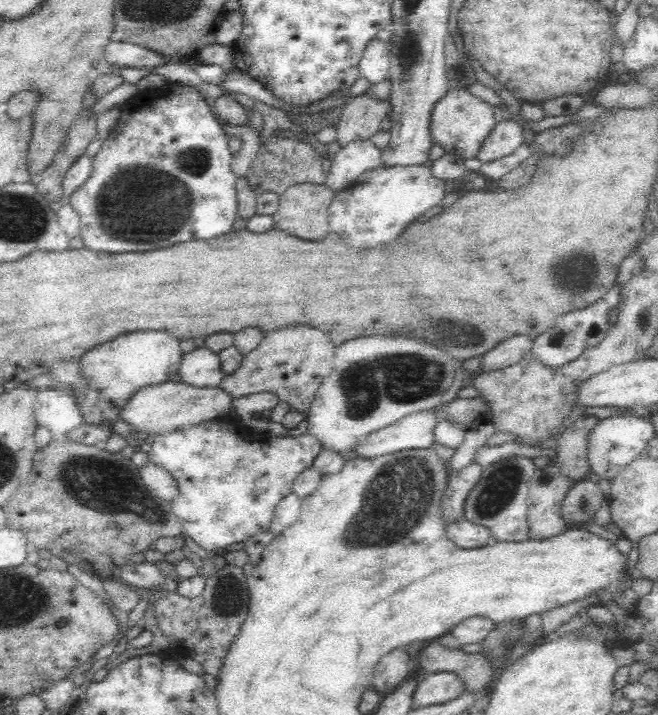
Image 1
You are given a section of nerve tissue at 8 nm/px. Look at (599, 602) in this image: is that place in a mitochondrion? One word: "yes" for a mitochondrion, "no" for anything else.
no

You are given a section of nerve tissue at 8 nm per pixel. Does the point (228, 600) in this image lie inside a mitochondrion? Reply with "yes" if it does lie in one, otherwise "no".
yes

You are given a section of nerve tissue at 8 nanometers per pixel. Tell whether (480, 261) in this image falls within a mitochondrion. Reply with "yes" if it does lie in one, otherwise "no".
no

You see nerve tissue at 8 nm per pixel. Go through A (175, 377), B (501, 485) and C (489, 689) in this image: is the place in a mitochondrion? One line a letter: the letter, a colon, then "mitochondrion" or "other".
A: other
B: mitochondrion
C: other

